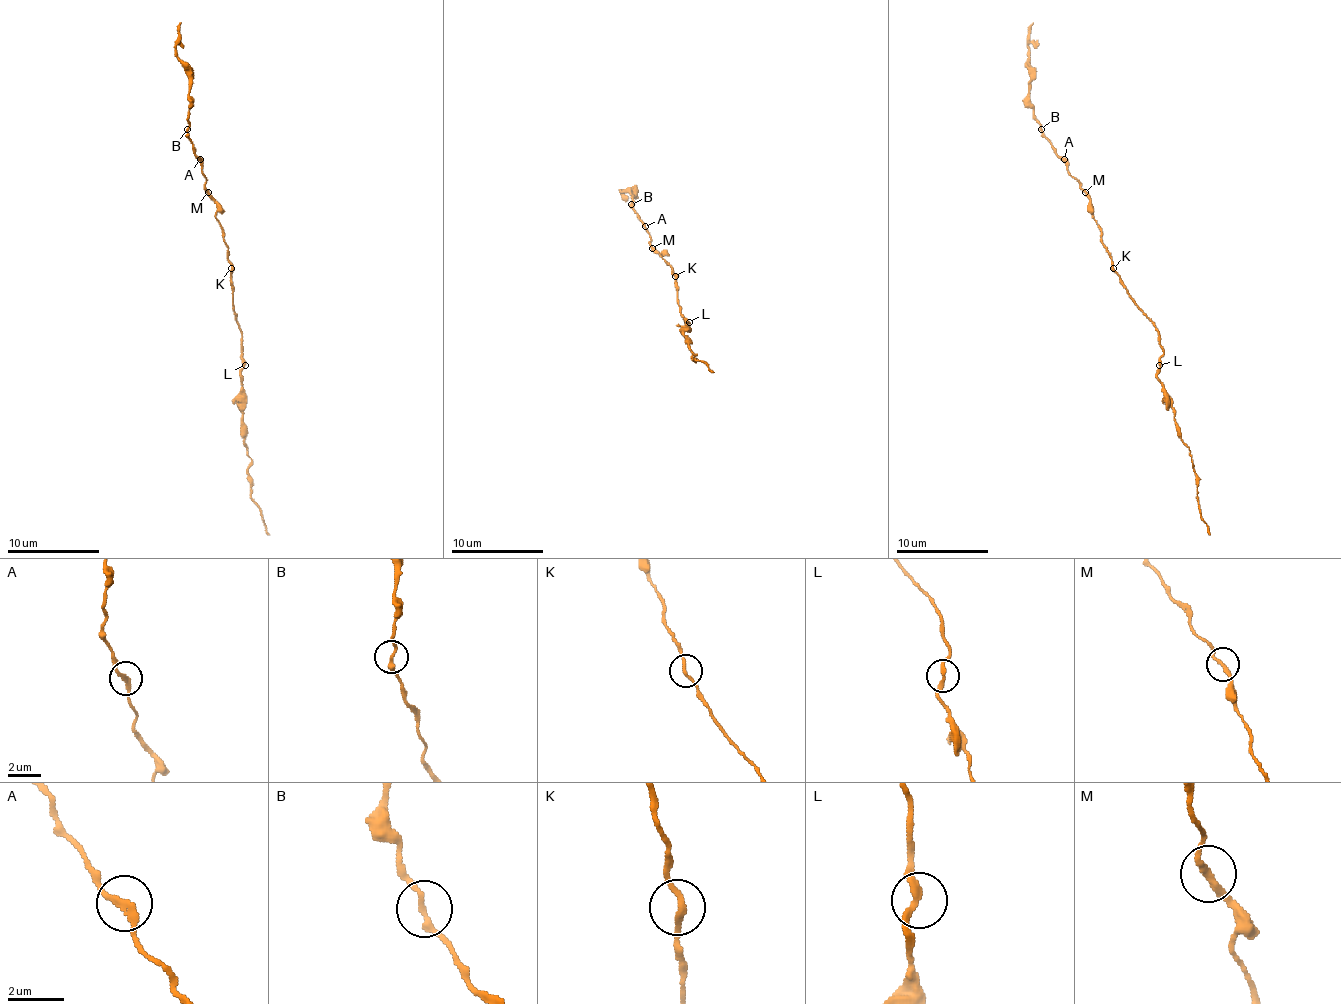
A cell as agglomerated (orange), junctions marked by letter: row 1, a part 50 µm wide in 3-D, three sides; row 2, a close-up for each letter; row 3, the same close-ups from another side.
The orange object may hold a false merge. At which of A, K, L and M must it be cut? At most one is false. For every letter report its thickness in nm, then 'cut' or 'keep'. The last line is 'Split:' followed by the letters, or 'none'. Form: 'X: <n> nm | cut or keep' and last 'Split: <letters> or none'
A: 220 nm | keep
K: 200 nm | keep
L: 220 nm | keep
M: 220 nm | keep
Split: none

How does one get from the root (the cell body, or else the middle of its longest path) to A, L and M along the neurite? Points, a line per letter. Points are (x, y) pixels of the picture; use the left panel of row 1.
A: (231, 277), (224, 229), (217, 217), (217, 203), (205, 187), (201, 159)
L: (231, 277), (233, 314), (242, 333), (245, 365)
M: (231, 277), (224, 229), (217, 217), (217, 203), (208, 192)

